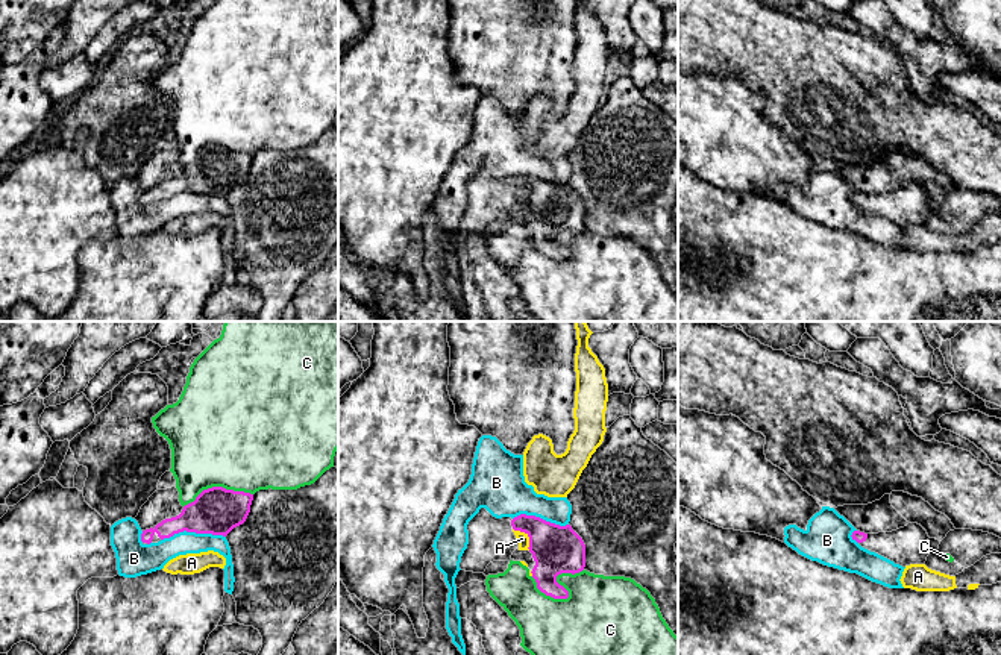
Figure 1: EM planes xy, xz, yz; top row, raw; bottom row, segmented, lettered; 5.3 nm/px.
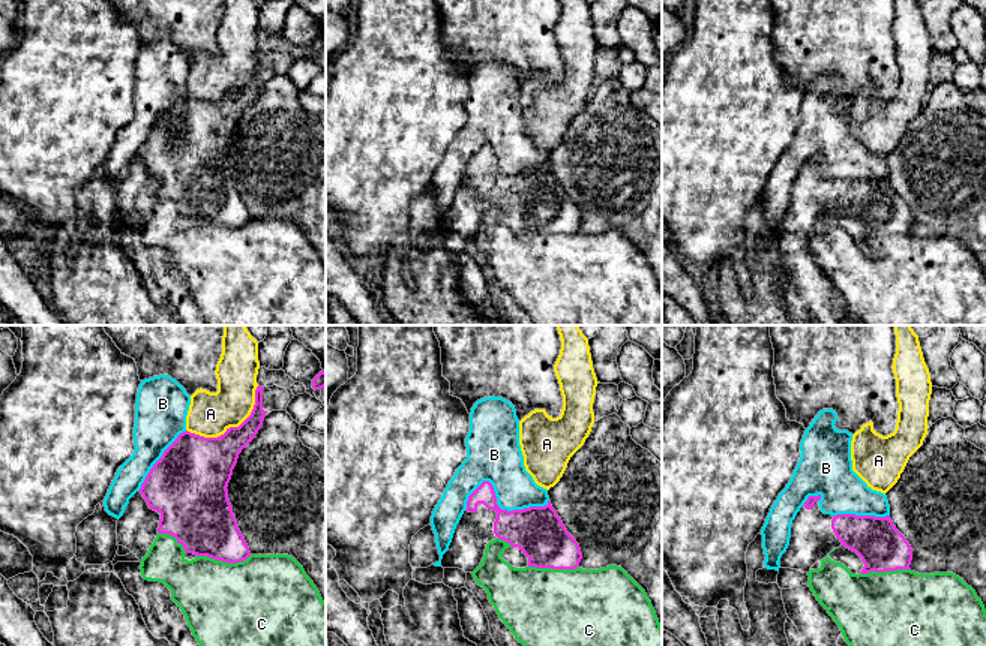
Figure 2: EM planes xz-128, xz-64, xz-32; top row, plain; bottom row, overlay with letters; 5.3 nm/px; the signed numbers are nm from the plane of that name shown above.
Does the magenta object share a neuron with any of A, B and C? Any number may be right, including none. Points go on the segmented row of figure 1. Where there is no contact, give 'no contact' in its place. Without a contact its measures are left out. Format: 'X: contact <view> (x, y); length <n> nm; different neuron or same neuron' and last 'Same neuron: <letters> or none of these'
A: contact xz (528, 535); length 150 nm; different neuron
B: contact xy (193, 531); length 340 nm; different neuron
C: contact xz (567, 595); length 280 nm; different neuron
Same neuron: none of these

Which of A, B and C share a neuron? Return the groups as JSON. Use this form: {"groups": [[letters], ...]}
{"groups": [["A"], ["B"], ["C"]]}

